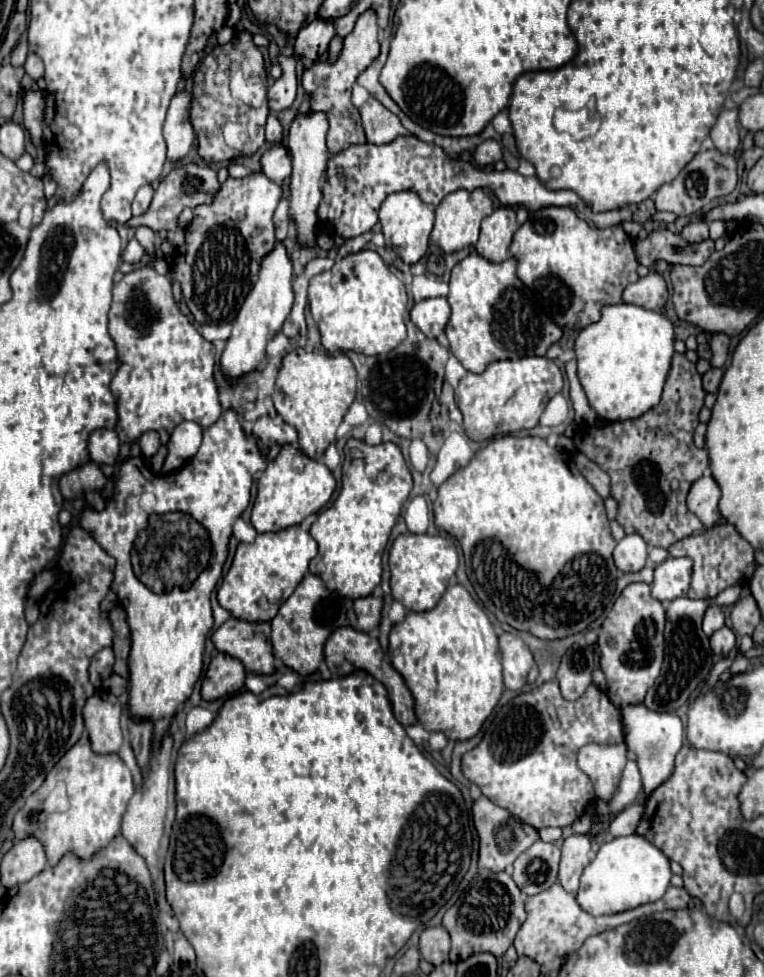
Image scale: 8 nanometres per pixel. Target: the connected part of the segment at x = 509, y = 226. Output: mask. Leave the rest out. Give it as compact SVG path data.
M501 206L481 222L481 236L477 242L477 252L489 262L503 262L509 258L509 246L515 230L519 228L515 220L515 208Z

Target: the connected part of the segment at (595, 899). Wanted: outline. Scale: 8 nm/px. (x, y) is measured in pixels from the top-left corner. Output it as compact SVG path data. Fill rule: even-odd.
M639 834L613 838L605 842L595 860L583 870L581 888L577 892L577 902L593 916L601 914L619 914L625 910L633 910L637 906L657 902L669 888L673 872L669 866L669 858L649 840Z

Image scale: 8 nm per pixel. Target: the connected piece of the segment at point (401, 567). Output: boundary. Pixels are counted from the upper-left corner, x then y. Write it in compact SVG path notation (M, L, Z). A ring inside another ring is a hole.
M401 534L389 548L389 570L391 570L391 594L405 608L413 612L425 612L437 604L445 592L449 578L457 570L457 548L451 540L443 536L429 534Z

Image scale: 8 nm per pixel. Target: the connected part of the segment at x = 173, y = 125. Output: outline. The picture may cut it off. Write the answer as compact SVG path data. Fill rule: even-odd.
M177 92L171 98L163 126L163 136L167 142L167 158L171 162L181 160L193 146L195 128L191 124L189 110L191 110L191 94Z

